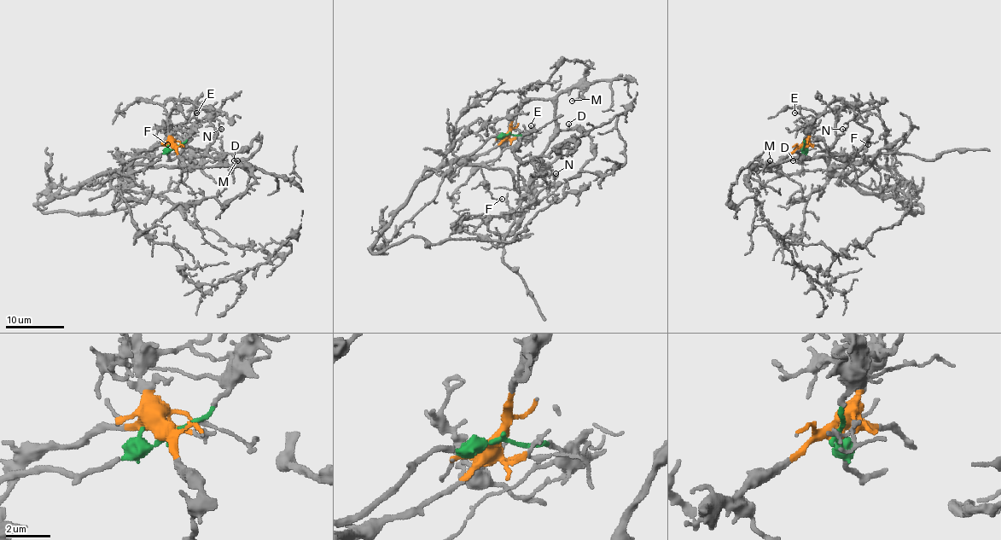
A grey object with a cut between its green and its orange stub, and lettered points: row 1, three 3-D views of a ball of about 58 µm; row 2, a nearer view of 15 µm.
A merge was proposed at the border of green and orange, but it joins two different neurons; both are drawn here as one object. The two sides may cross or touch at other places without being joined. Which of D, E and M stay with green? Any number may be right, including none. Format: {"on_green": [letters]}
{"on_green": ["E"]}

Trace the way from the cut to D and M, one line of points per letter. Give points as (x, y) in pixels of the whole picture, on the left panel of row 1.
D: (173, 148), (186, 164), (196, 166), (216, 166), (227, 153), (235, 158), (233, 160)
M: (173, 148), (186, 164), (196, 166), (239, 166), (247, 170), (238, 160)

